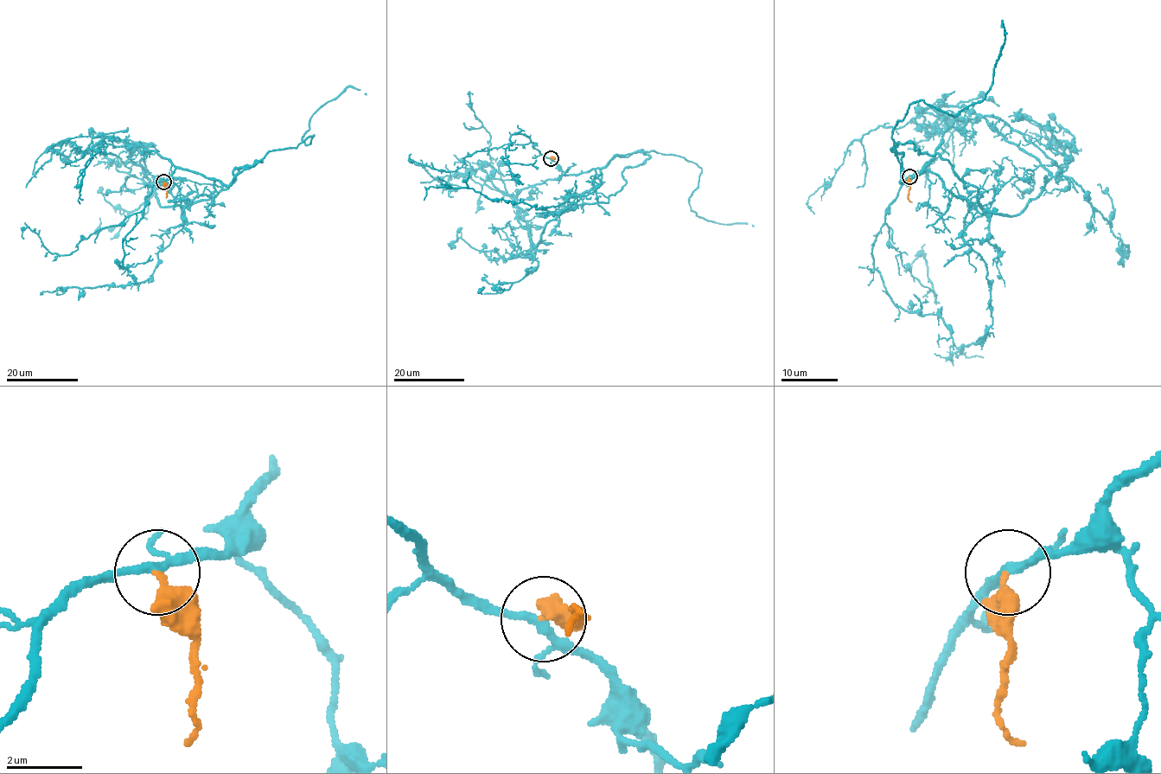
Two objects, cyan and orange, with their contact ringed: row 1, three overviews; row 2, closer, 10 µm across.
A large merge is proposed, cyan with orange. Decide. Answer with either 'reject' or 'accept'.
accept

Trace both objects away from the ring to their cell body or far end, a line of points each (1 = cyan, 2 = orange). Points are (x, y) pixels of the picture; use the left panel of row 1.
1: (163, 182), (188, 169), (215, 189), (181, 212), (152, 275), (40, 295)
2: (163, 182), (167, 188), (166, 197)

